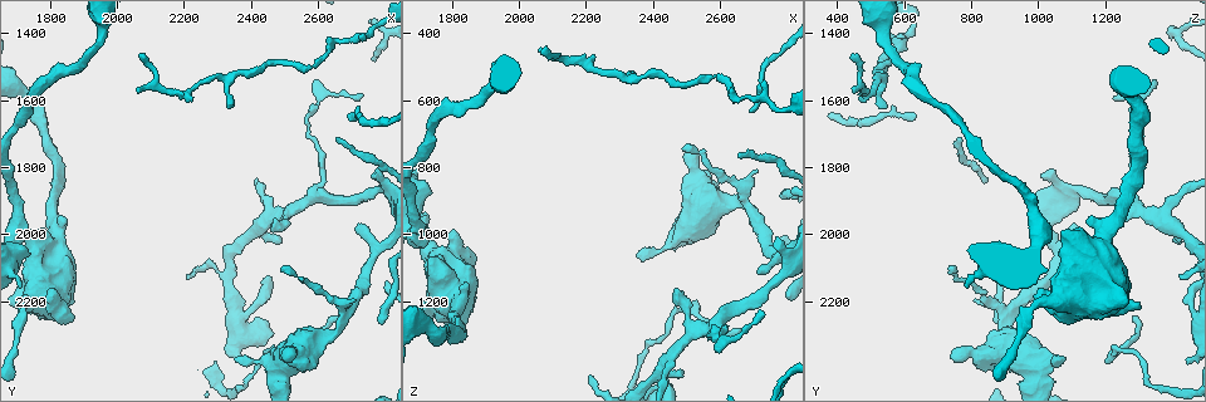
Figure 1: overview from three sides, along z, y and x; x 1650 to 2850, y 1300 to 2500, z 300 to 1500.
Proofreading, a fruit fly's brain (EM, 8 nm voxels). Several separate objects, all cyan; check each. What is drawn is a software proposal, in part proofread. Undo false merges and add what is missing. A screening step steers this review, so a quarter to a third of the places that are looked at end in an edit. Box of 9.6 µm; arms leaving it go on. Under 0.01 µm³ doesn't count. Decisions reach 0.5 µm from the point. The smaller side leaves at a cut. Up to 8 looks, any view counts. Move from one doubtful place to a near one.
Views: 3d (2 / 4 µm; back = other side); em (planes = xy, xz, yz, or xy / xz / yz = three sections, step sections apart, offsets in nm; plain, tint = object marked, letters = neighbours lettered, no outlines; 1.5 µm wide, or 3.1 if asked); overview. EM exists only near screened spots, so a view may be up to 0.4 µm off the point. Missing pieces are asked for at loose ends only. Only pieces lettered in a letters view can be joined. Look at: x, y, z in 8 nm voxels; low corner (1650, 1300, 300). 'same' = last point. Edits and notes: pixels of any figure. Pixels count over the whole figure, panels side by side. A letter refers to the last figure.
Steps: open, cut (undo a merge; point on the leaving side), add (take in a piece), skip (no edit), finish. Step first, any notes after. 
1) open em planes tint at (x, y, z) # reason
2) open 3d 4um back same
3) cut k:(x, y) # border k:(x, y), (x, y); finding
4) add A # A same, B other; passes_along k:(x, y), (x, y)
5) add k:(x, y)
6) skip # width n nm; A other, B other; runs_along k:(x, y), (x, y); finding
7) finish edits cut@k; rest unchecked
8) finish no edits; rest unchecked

open 3d 4um at (2350, 2380, 1070) # branch stops here

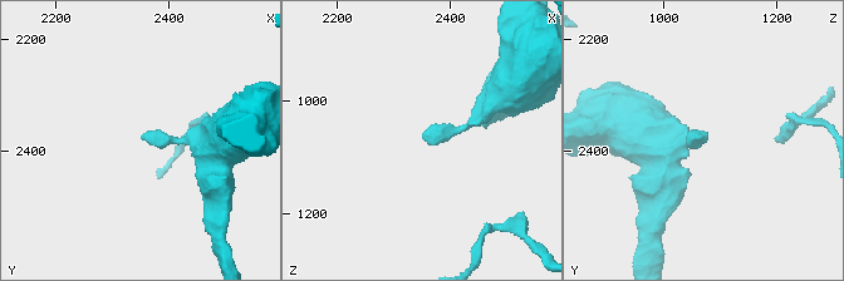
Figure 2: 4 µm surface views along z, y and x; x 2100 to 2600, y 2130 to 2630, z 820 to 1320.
open em planes letters at (2350, 2380, 1060) # now the EM

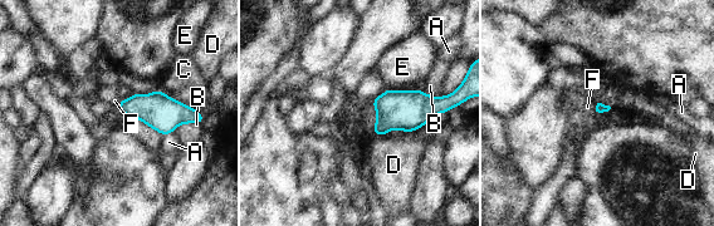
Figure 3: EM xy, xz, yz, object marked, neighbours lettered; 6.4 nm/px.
skip # A other, B other, C other, D other, E other, F other; border 3:(597, 103), (595, 111); none of them fits

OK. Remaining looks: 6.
open em planes tint at (2220, 2120, 1420) # tapers out

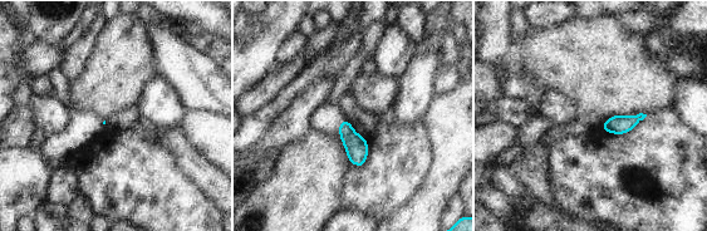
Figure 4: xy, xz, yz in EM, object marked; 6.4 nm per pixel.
open em planes letters same

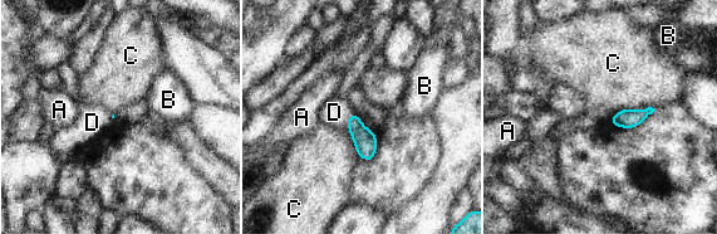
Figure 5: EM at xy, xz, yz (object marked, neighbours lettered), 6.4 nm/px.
add D # A other, B other, C other, D same; passes_along 5:(366, 142), (349, 117), (334, 112); the cell continues

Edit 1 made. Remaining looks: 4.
open em planes plain at (2460, 1960, 1170) # free end

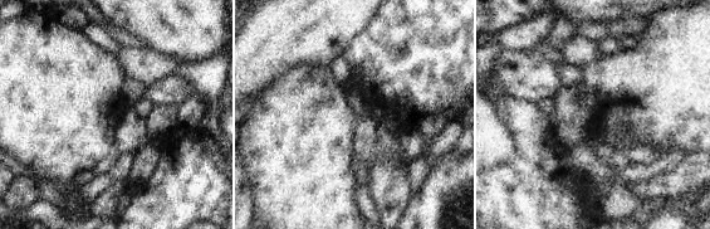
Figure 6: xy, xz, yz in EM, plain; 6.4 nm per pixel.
open em planes letters same # see the neighbours

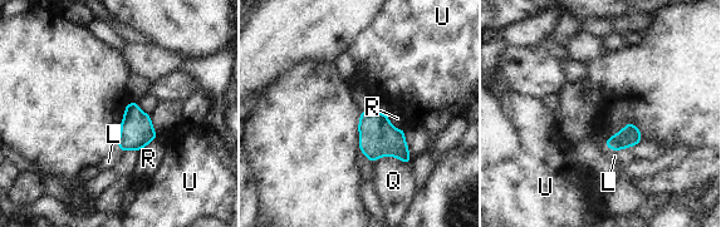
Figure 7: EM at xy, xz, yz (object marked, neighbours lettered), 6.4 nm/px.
skip # width 200 nm; longest_contact Q 260 nm; L other, Q other, R other, U other; none of them fits

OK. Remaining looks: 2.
open em planes letters at (2600, 1530, 1350) # branch stops here

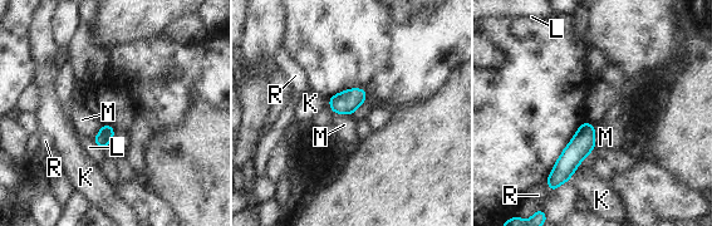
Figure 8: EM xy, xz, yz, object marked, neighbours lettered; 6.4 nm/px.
skip # width 100 nm; K other, L other, M other, R other; border 8:(328, 106), (334, 112), (350, 116); no lettered piece goes on from it

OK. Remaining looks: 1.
finish edits add@5; rest unchecked

